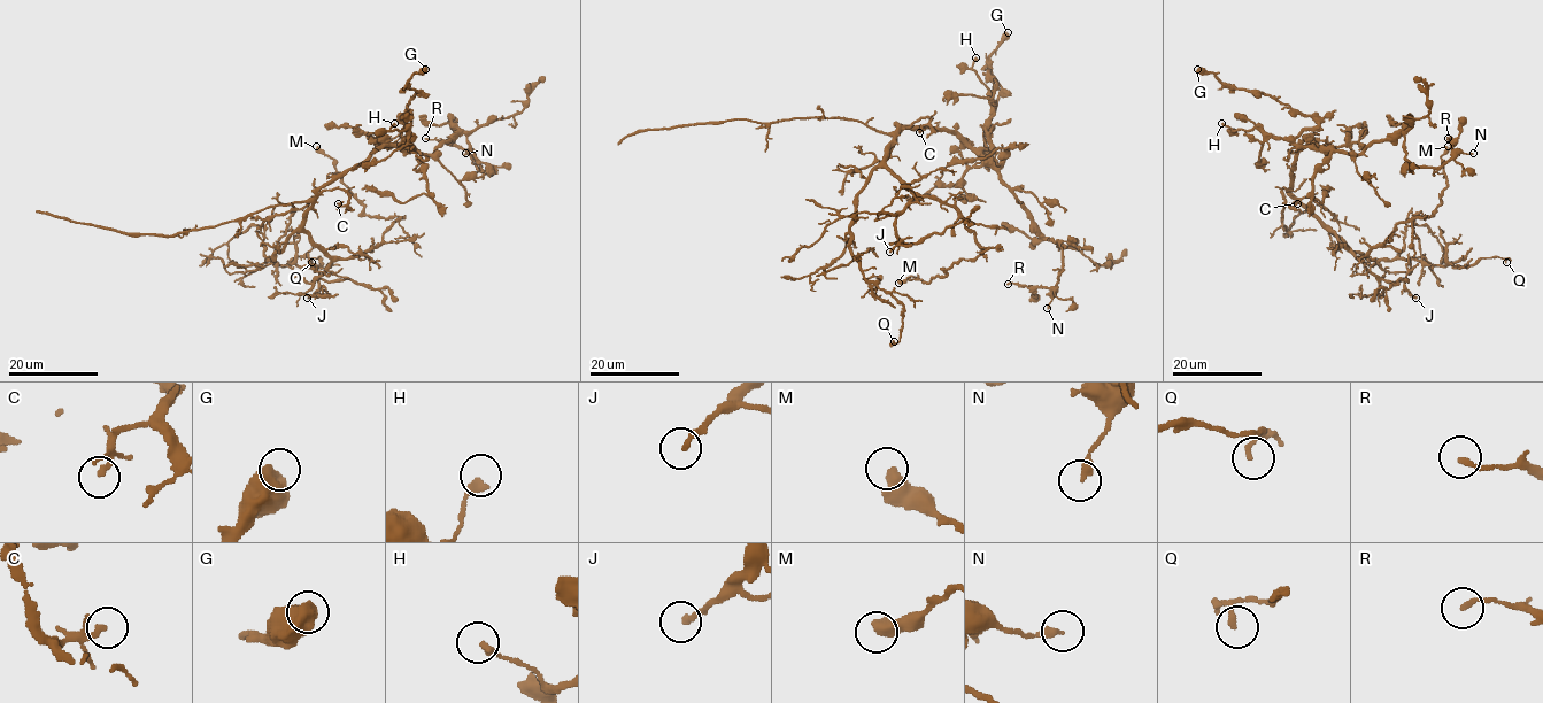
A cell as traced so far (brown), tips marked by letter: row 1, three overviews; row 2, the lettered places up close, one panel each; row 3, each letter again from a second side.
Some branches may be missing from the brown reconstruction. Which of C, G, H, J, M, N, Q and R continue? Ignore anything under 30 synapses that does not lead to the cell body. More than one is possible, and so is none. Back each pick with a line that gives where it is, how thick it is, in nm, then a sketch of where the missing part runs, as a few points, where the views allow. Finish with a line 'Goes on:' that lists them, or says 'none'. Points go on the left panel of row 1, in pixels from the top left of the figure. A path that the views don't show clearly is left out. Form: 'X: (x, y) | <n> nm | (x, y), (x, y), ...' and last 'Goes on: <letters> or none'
Goes on: none

